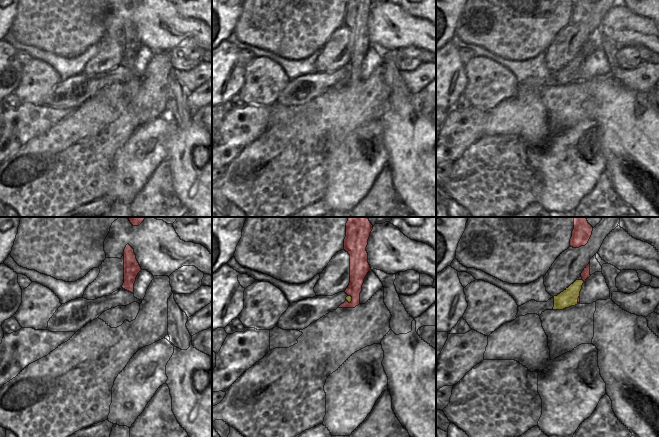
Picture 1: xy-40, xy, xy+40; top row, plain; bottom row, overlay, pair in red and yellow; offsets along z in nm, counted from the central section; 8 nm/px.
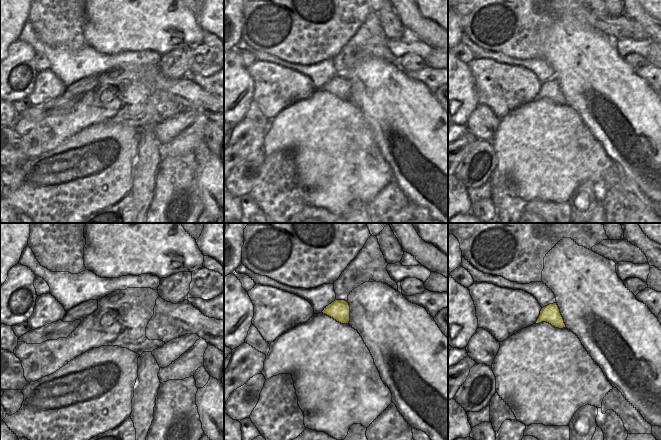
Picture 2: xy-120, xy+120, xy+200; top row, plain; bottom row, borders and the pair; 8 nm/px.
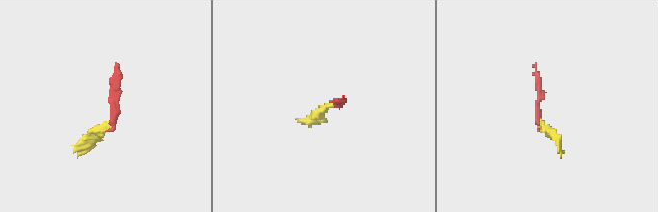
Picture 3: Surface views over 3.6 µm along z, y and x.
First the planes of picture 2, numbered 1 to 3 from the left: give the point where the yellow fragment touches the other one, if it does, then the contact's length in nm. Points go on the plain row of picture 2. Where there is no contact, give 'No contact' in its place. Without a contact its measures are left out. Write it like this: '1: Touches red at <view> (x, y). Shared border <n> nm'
1: No contact
2: No contact
3: No contact.

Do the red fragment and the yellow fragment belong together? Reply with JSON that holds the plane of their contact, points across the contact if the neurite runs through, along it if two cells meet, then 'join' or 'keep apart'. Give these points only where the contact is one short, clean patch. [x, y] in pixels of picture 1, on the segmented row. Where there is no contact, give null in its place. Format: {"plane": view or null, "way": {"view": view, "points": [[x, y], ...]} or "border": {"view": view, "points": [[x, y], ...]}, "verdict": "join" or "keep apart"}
{"plane": "xy", "border": {"view": "xy", "points": [[348, 295], [351, 297], [349, 303]]}, "verdict": "keep apart"}

